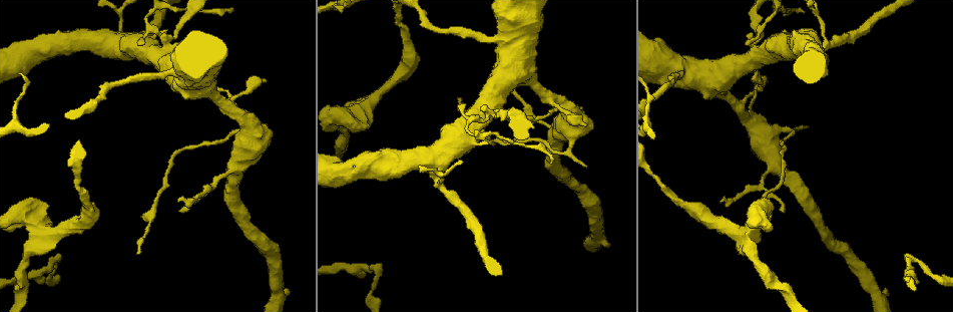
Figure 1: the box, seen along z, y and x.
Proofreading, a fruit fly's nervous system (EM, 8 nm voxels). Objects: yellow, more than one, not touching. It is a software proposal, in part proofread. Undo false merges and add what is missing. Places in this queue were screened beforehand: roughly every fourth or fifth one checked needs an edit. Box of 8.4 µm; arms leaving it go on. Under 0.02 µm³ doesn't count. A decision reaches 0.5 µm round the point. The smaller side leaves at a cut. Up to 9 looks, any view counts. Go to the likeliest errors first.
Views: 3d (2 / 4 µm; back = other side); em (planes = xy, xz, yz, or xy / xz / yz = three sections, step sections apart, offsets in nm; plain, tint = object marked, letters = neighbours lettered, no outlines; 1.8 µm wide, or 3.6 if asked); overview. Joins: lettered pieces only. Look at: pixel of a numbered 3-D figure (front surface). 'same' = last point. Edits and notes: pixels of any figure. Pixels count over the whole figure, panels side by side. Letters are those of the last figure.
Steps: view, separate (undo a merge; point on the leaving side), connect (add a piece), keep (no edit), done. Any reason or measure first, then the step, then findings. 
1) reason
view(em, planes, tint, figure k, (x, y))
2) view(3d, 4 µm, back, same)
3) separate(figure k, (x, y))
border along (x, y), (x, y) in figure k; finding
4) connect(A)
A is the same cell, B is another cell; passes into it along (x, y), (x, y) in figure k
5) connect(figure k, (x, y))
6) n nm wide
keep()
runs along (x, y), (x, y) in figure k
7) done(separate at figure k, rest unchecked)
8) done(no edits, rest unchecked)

branch point
view(3d, 4 µm, figure 1, (752, 51))

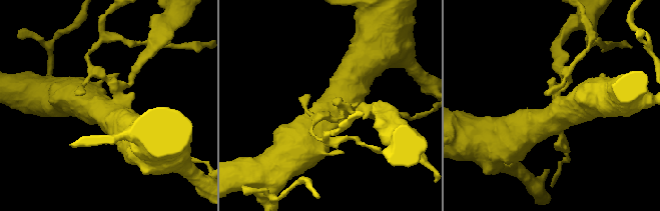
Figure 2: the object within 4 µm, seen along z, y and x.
view(em, 3.6 µm, xy, step 16, letters, figure 2, (558, 103))

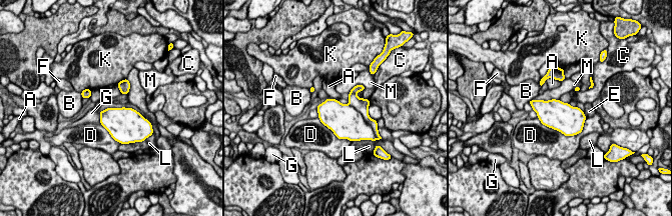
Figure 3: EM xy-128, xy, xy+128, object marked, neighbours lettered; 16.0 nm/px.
separate(figure 3, (358, 88))
A, B, C, D, E, F, G, K, L and M are other cells; border along (350, 92), (356, 94) in figure 3; a second neuron is stuck on

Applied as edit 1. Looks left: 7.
view(overview)

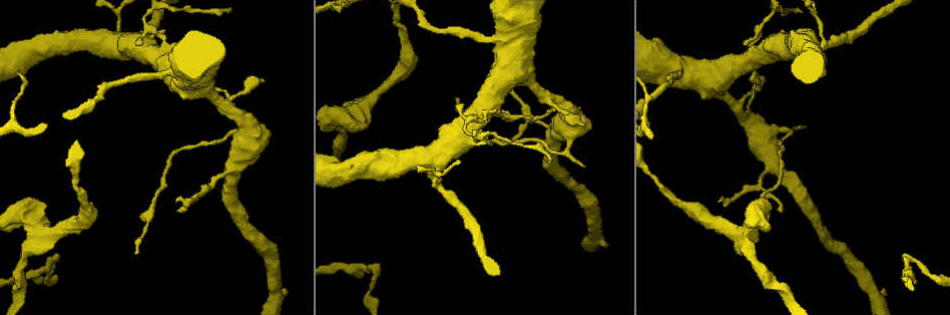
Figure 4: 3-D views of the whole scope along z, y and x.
small branch off a trunk
view(3d, 2 µm, figure 4, (226, 105))

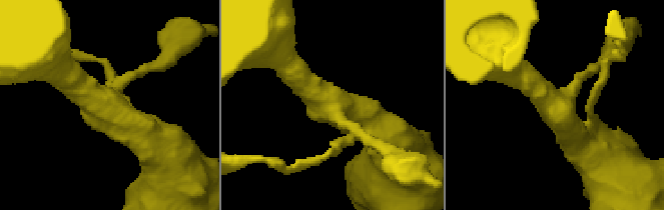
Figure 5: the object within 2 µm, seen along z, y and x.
view(em, xz, step 16, tint, figure 5, (327, 105))

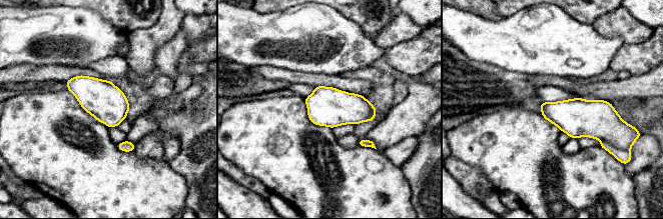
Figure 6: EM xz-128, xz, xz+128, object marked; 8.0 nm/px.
view(em, planes, letters, same)

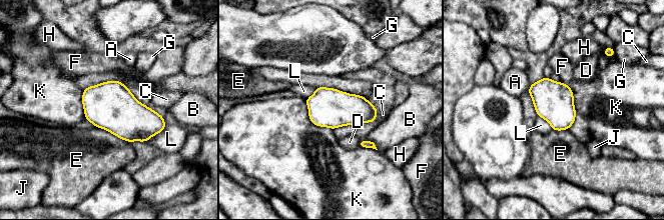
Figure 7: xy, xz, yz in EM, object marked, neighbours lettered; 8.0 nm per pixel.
keep()
A, B, C, D, E, F, G, H, J, K and L are other cells; border along (166, 125), (145, 142) in figure 7; one neuron here

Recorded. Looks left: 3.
abrupt turn
view(em, planes, tint, figure 4, (907, 259))

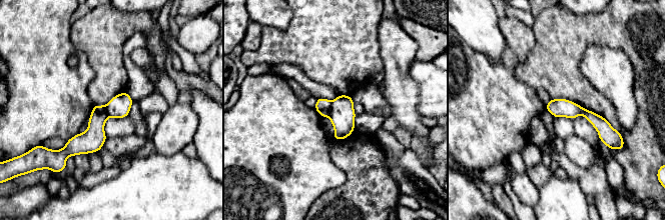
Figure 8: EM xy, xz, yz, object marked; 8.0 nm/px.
see the neighbours
view(em, planes, letters, same)

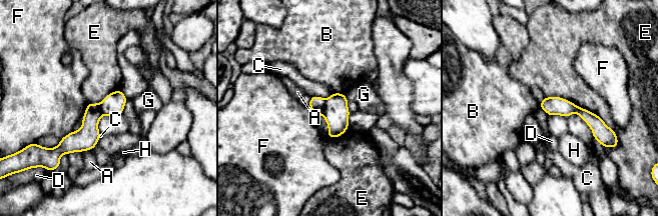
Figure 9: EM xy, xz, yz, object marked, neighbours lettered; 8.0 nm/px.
separate(figure 9, (336, 112))
A, B, C, D, E, F, G and H are other cells; the part that leaves runs along (546, 99), (582, 112), (605, 139) in figure 9; a second neuron is stuck on

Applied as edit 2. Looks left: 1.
view(em, planes, letters, figure 4, (137, 251))

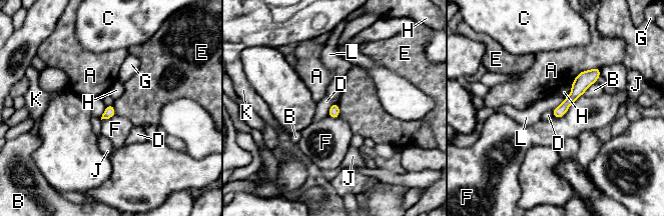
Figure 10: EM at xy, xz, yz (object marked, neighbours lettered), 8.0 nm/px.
F touches over 320 nm
keep()
A, B, C, D, E, F, G, H, J, K and L are other cells; runs along (597, 70), (556, 115) in figure 10; none of them fits

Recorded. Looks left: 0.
done(separate at figure 3, separate at figure 9, rest unchecked)

